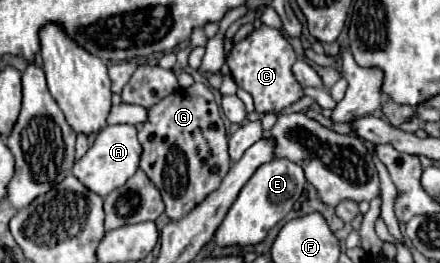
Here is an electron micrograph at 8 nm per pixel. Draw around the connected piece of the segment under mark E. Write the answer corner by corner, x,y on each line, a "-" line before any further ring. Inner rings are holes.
271,160
257,168
257,172
249,178
249,182
241,188
237,200
229,208
225,220
217,228
215,240
219,246
247,246
247,244
259,244
277,222
281,222
291,210
293,204
299,200
305,186
305,174
303,168
293,164
291,160

